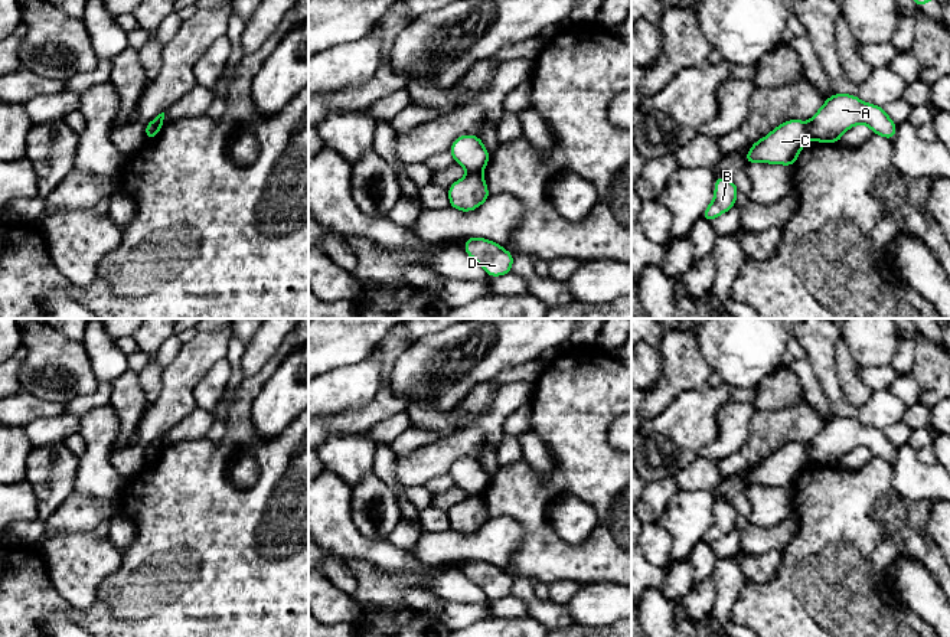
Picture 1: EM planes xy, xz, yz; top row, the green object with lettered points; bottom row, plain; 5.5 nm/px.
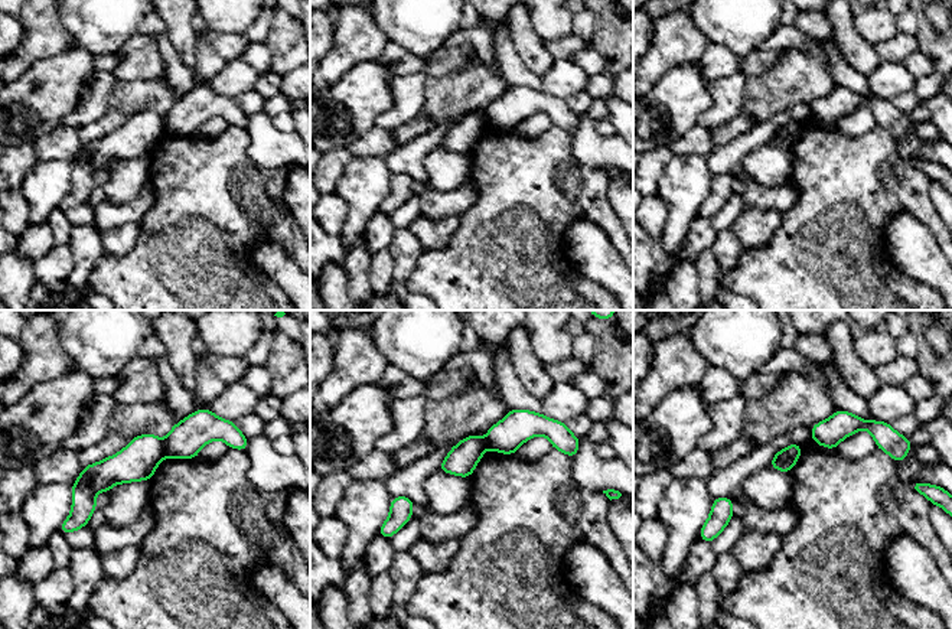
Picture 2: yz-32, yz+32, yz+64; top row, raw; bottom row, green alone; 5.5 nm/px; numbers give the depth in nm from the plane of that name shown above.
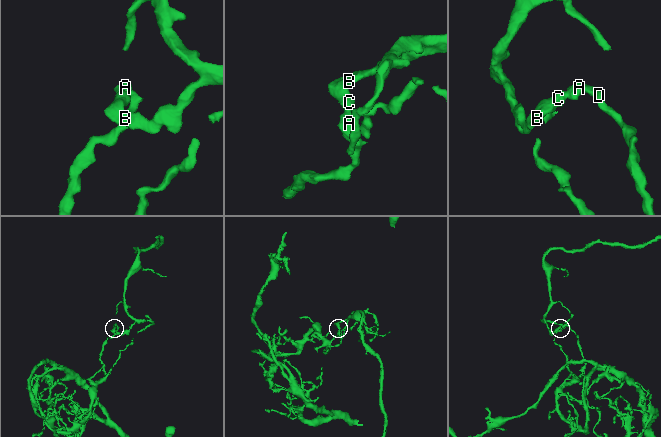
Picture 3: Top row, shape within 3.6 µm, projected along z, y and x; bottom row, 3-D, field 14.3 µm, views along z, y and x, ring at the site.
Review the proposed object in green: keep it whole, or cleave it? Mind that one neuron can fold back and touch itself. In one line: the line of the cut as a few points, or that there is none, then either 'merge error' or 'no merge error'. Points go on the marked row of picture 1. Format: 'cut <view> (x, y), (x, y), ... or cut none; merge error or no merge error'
cut yz (806, 124), (810, 137); merge error

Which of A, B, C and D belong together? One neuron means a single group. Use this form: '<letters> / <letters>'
A D / B C

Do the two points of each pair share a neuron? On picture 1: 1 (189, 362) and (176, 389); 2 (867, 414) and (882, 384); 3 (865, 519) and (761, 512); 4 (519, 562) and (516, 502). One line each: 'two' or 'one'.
1: one
2: two
3: two
4: one

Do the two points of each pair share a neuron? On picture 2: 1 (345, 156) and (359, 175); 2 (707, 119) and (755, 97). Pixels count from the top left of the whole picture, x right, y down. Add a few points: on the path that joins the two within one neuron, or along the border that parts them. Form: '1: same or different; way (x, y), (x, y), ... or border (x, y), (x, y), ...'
1: different; border (354, 156), (335, 191)
2: different; border (747, 77), (740, 111), (719, 126)

